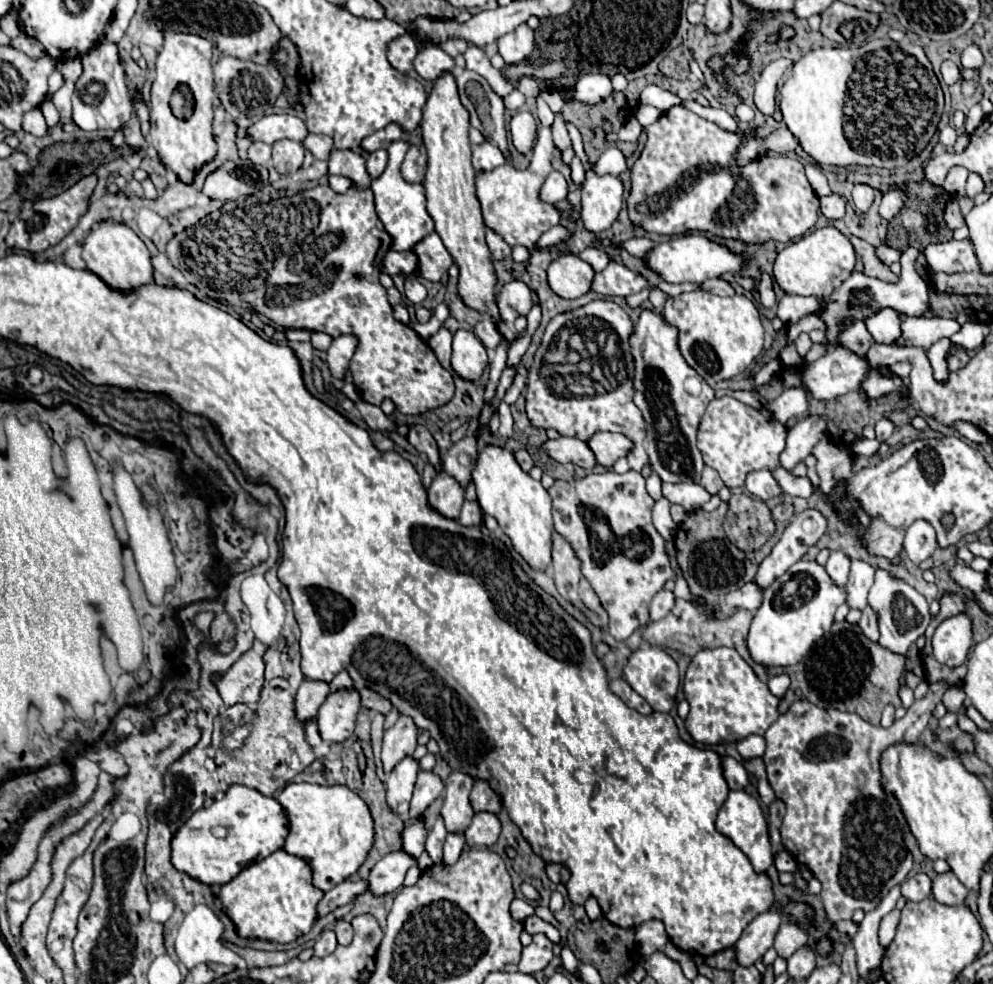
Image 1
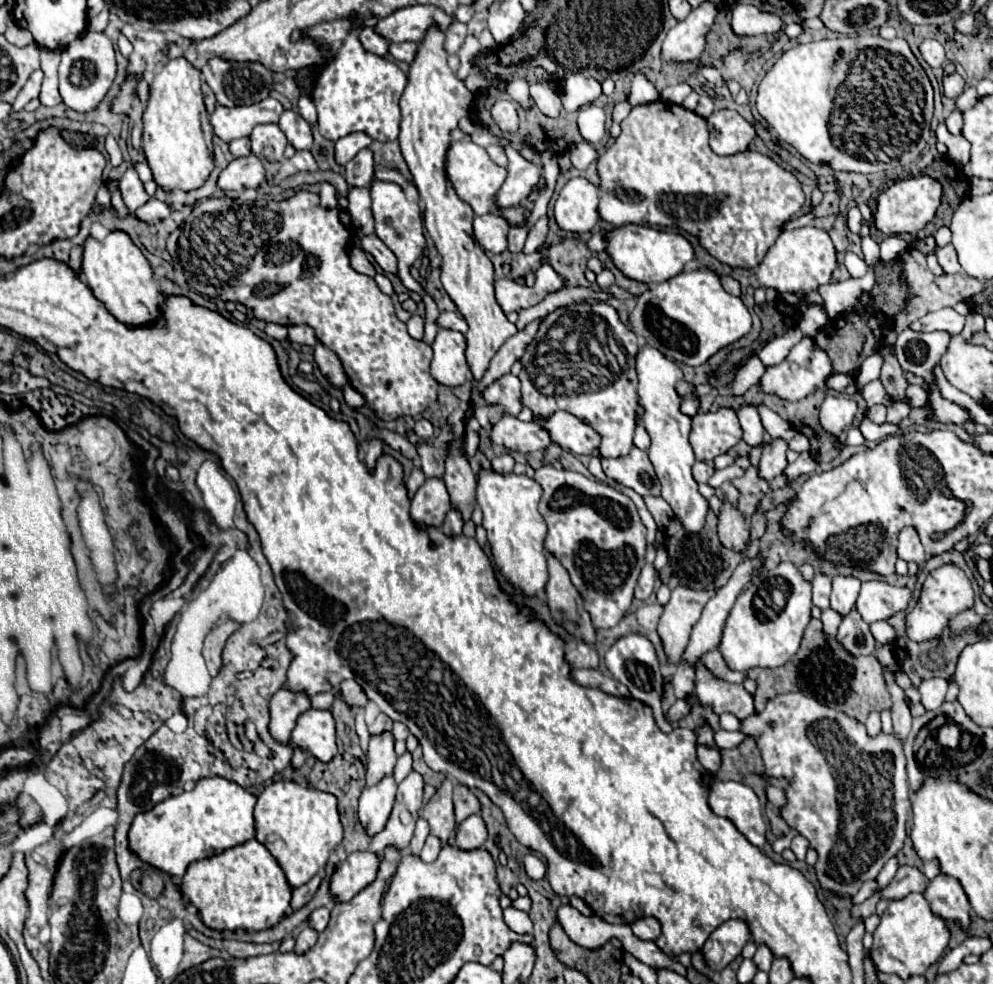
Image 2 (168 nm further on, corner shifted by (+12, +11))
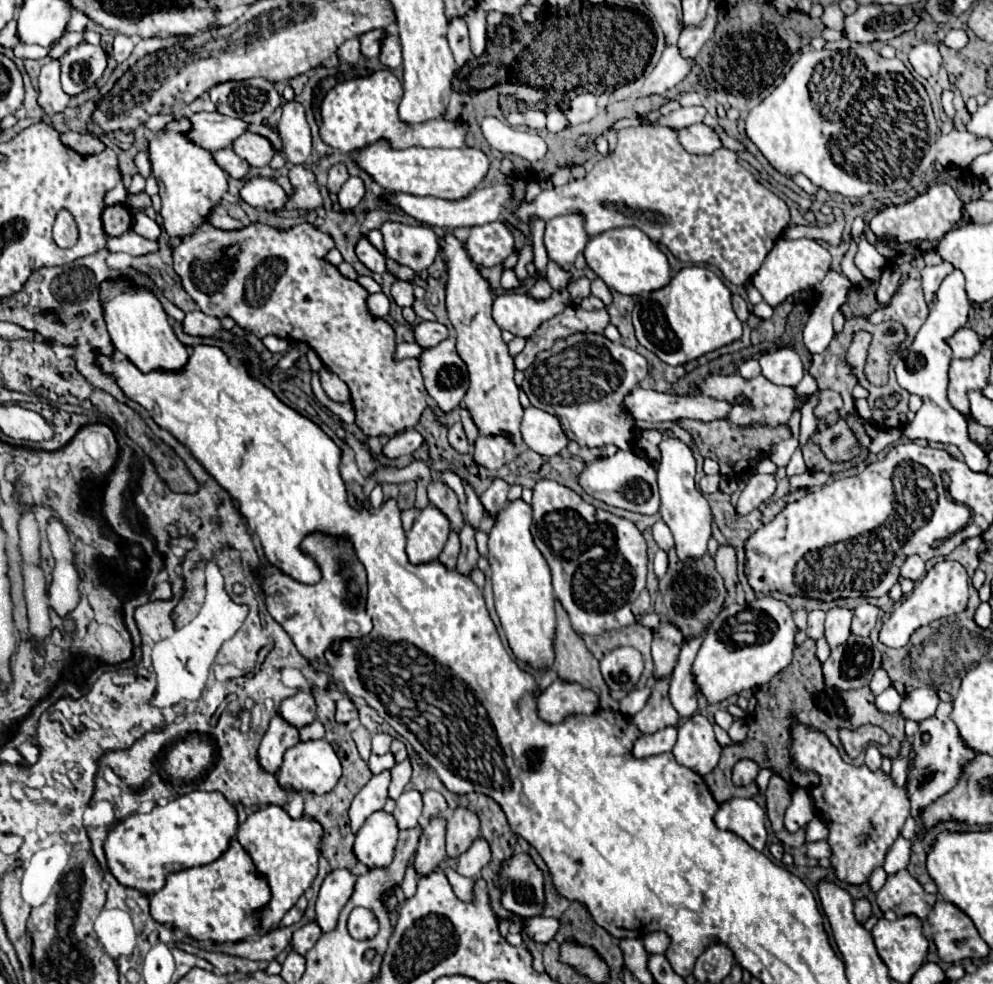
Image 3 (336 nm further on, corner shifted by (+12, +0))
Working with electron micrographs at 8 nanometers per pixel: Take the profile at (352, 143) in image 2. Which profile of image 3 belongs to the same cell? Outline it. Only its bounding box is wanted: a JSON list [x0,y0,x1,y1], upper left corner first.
[328,163,350,193]

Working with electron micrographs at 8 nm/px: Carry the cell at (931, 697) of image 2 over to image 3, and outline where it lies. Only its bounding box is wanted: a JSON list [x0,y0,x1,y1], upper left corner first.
[900,687,940,723]

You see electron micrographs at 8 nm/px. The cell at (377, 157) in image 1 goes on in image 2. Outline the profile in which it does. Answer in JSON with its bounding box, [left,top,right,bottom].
[346,148,374,186]

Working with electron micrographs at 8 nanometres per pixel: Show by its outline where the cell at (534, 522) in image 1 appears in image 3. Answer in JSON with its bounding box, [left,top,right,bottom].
[488,499,554,667]

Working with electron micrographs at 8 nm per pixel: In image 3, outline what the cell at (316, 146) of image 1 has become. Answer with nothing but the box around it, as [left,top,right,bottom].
[278,101,312,165]

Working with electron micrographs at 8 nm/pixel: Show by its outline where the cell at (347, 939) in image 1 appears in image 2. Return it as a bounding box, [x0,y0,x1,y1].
[308,908,330,932]

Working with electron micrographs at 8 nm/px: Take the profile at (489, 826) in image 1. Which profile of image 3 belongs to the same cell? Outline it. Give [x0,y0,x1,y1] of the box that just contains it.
[456,837,492,877]

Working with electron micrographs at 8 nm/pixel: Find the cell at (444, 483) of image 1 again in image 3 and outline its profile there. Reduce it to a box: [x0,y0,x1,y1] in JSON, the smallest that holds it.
[408,503,448,565]

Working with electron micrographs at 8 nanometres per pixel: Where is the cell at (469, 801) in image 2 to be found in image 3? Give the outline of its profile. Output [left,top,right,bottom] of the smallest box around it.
[446,807,480,857]

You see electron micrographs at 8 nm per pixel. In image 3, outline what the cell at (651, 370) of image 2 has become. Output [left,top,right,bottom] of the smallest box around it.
[656,437,712,559]

